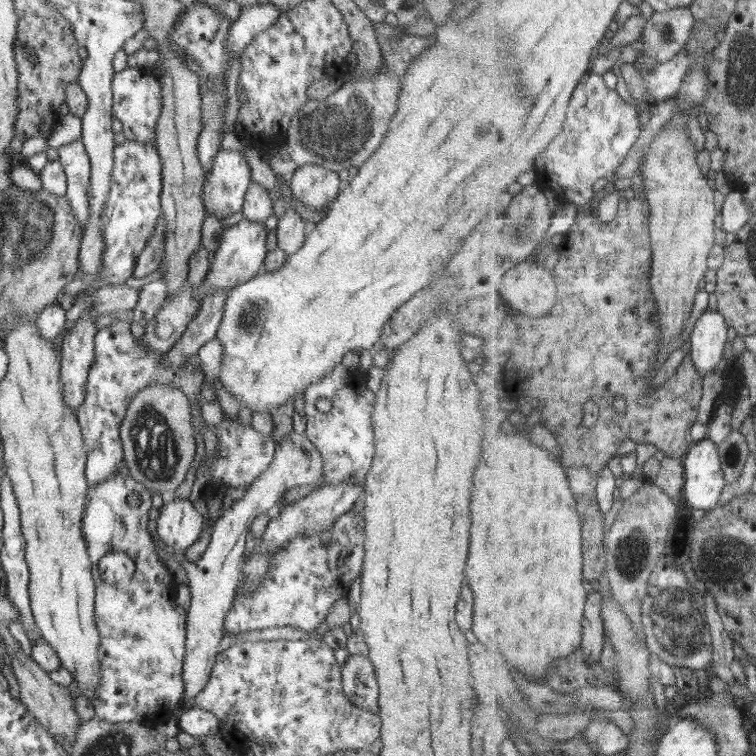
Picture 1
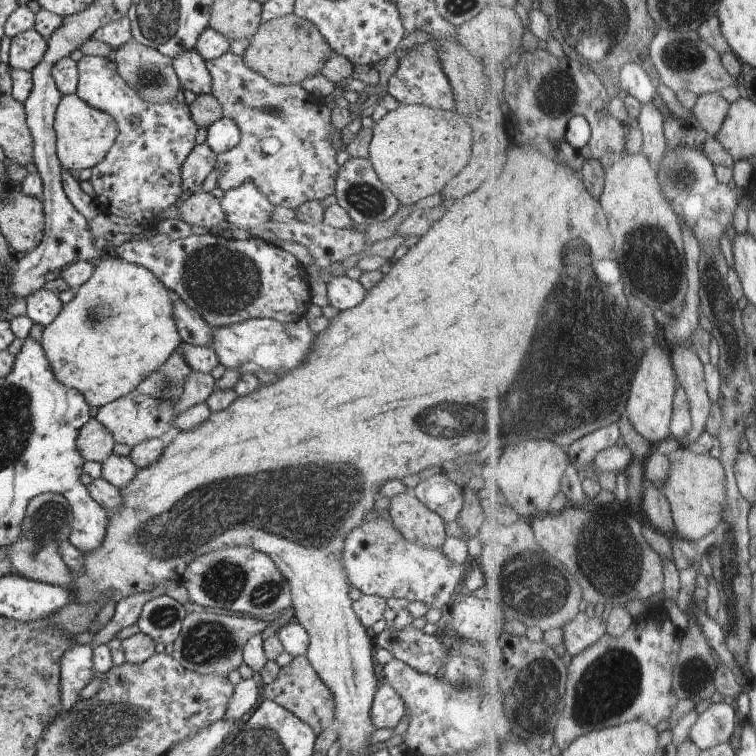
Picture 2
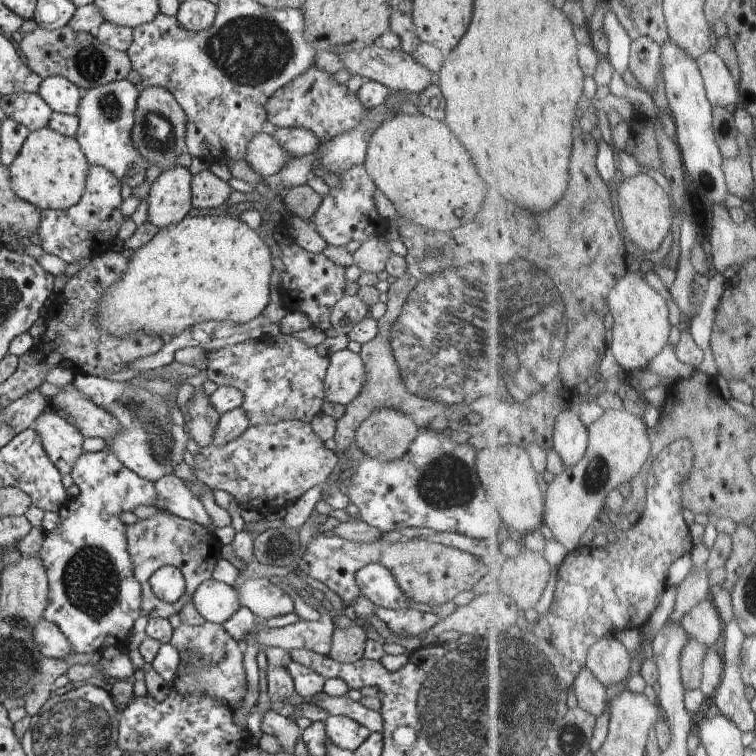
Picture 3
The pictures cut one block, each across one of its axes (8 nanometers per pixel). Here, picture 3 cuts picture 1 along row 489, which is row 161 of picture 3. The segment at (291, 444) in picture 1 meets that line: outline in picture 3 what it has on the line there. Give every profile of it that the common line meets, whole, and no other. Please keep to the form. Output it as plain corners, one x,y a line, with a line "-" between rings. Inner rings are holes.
258,133
246,146
246,162
263,178
278,174
292,159
278,140
267,133

